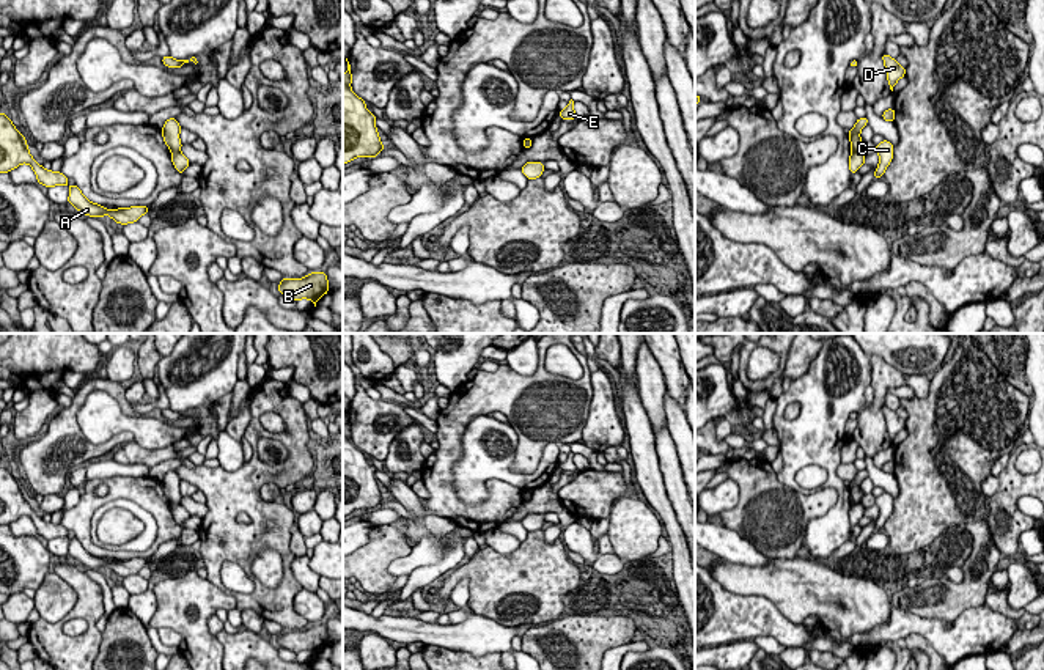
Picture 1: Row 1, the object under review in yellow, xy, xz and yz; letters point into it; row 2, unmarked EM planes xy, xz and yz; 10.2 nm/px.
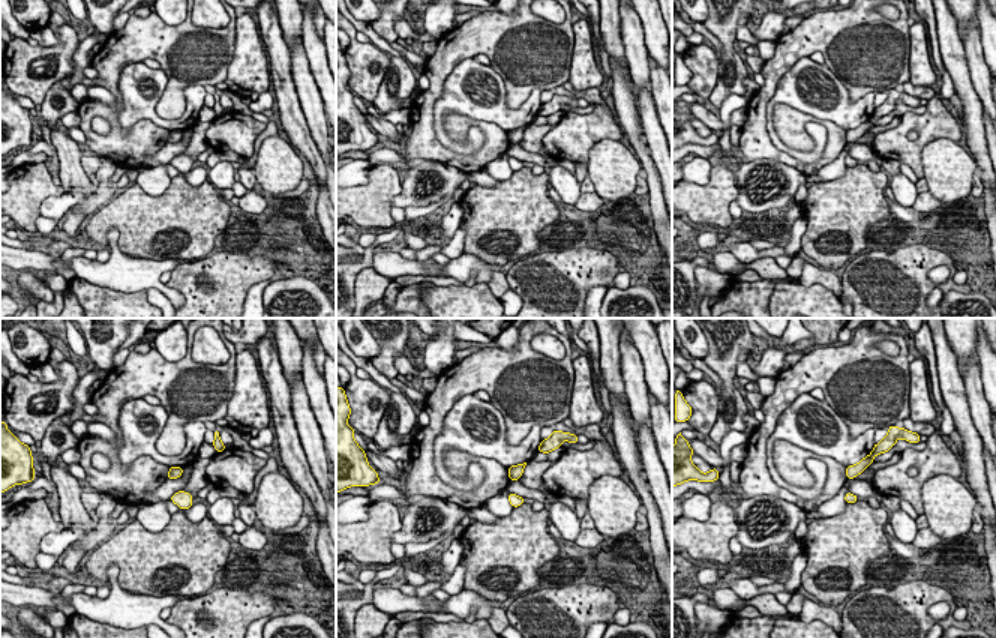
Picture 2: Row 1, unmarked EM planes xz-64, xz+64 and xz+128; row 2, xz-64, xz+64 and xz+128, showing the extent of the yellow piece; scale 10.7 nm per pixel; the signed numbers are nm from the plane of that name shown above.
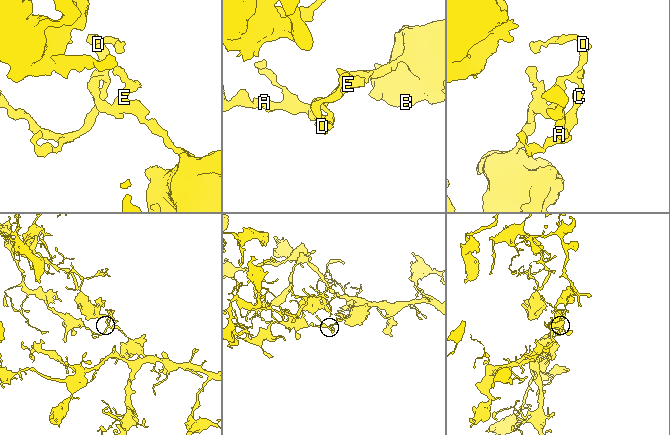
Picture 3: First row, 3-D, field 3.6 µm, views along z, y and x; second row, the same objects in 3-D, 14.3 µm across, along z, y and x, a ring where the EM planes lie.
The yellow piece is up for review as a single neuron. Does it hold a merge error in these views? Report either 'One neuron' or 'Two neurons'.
Two neurons

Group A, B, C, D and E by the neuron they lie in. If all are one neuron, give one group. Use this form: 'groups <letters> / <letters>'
groups A C D / B E

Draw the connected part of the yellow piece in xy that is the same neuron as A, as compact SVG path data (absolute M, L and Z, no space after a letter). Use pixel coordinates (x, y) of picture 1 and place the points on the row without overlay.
M0 466L0 525L8 525L19 519L20 516L28 516L39 536L44 536L47 541L53 538L68 538L71 555L77 563L82 563L90 569L102 569L110 568L113 574L121 577L127 577L132 574L138 574L143 566L148 566L148 558L132 558L132 560L119 560L119 561L105 561L101 557L91 555L77 538L68 536L68 528L61 524L55 525L52 522L44 522L30 506L25 488L22 488L9 469Z

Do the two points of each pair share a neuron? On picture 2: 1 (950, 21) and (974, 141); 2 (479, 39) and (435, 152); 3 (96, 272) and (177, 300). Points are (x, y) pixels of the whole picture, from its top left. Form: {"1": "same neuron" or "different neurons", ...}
{"1": "same neuron", "2": "same neuron", "3": "same neuron"}

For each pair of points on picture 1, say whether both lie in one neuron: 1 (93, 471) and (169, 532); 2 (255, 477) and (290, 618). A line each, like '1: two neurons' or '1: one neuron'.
1: two neurons
2: one neuron

